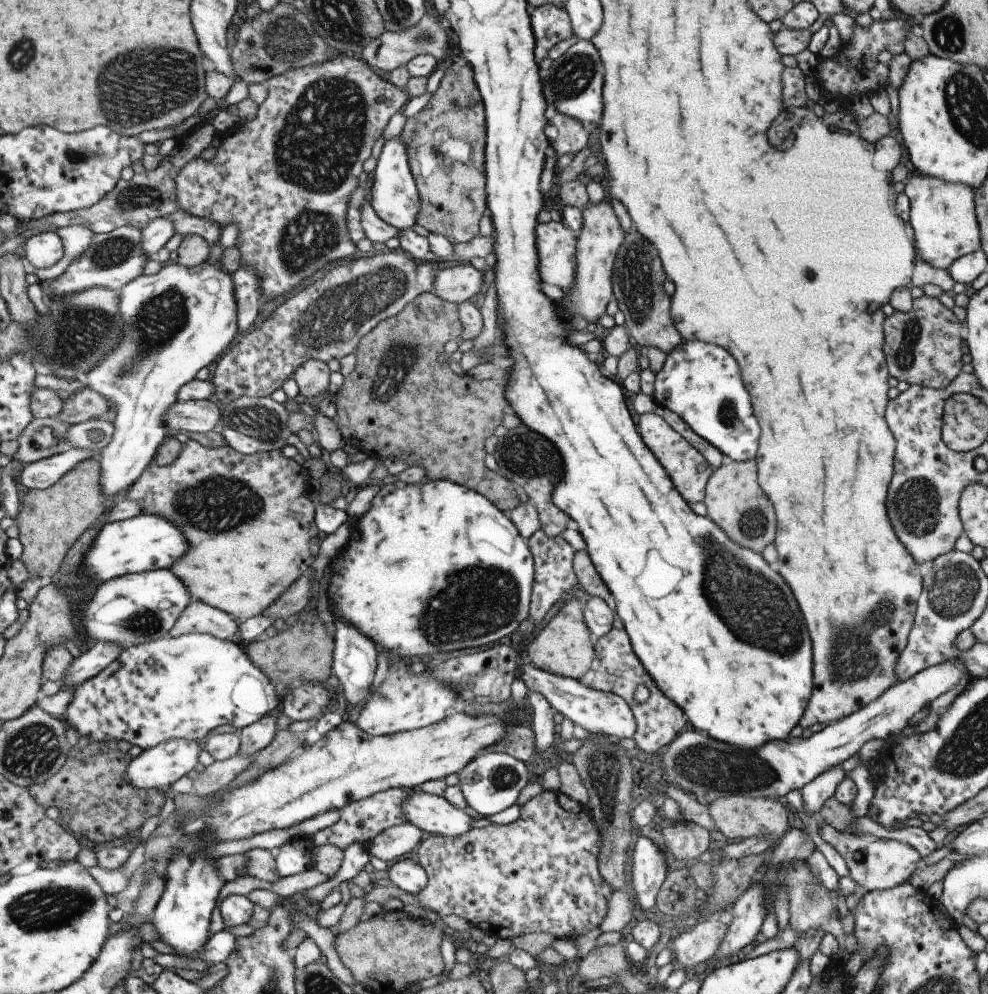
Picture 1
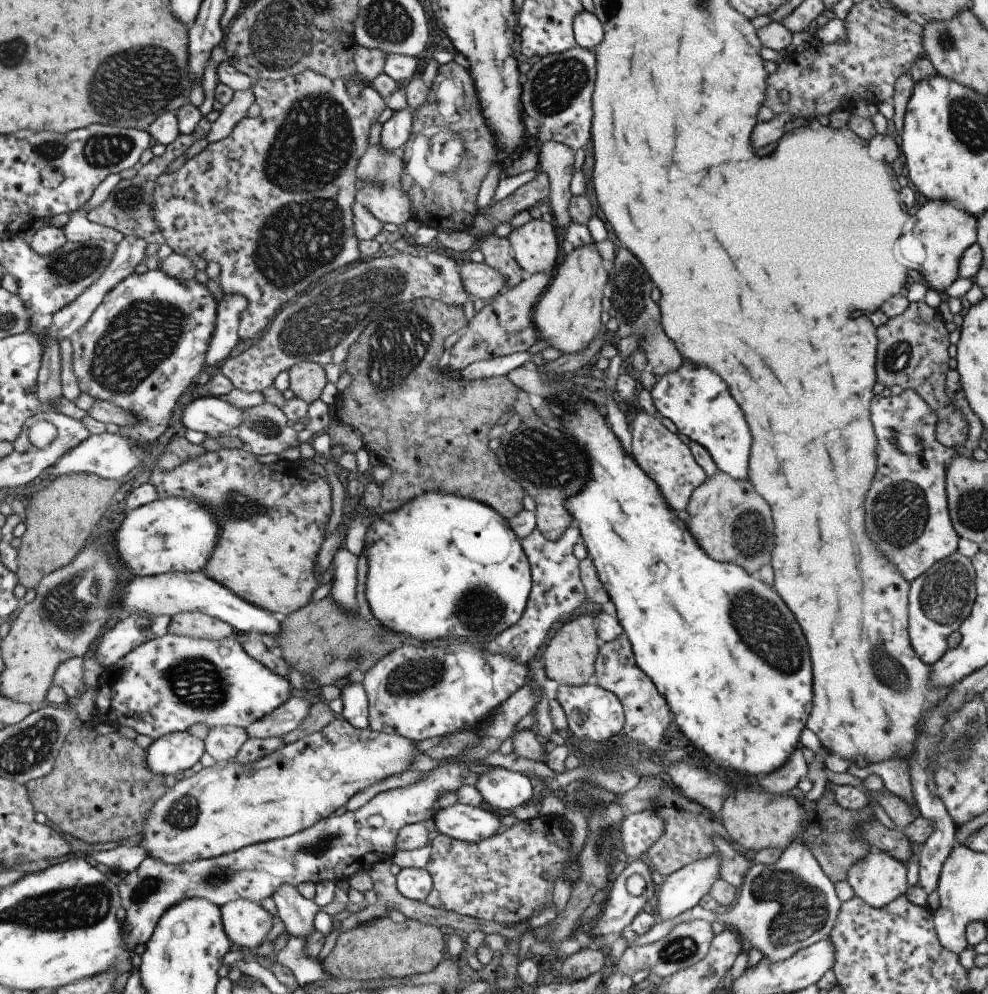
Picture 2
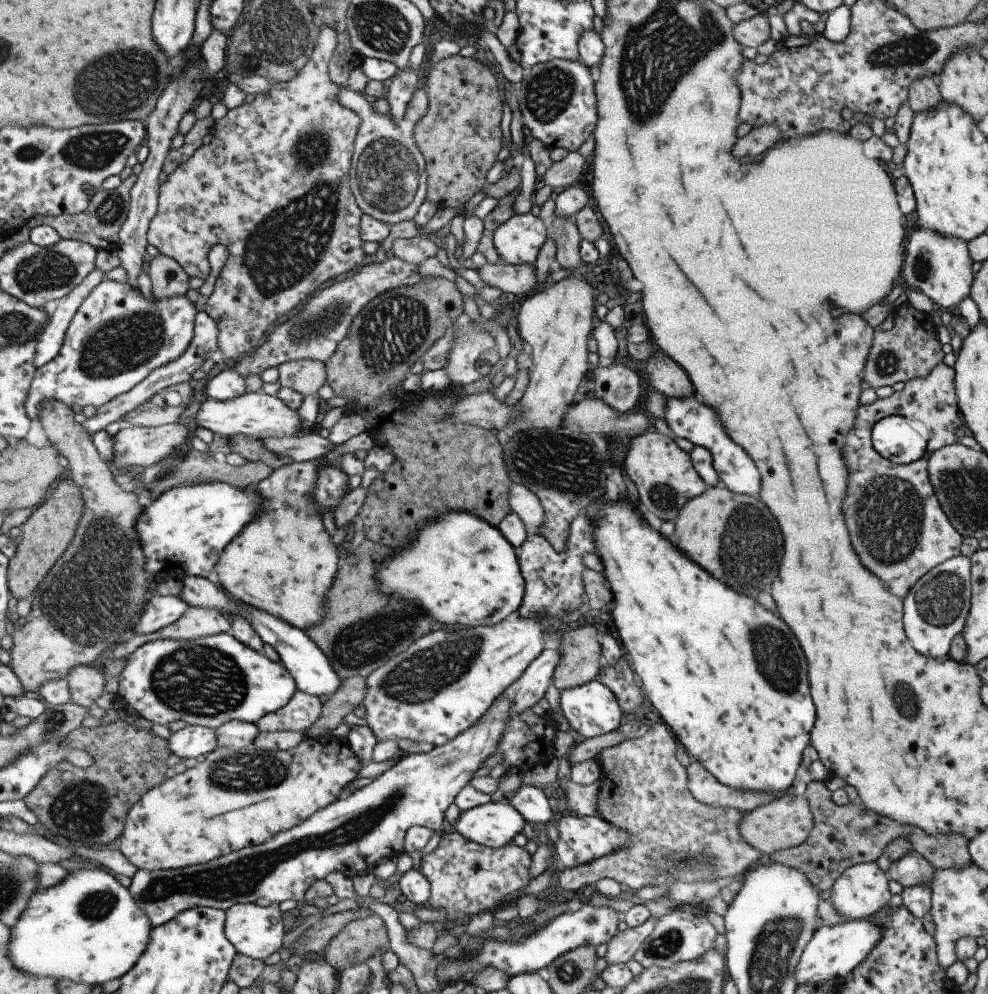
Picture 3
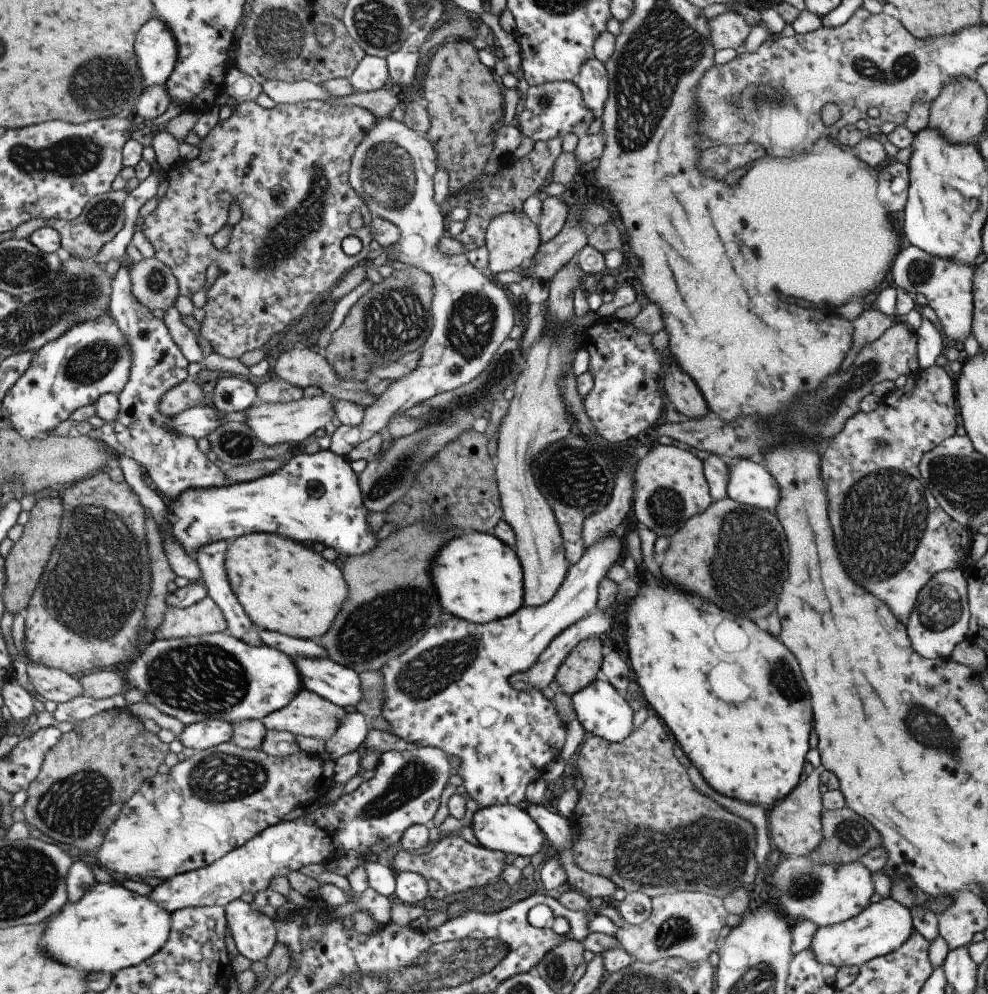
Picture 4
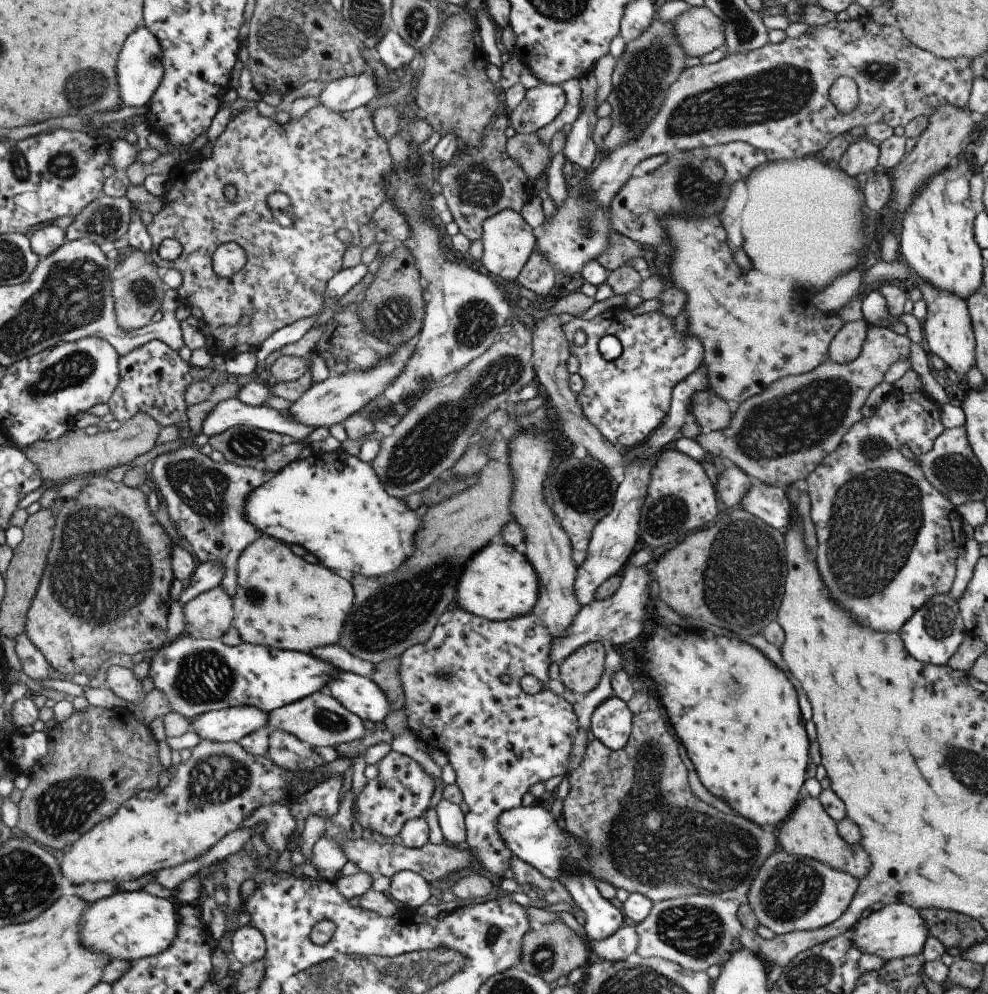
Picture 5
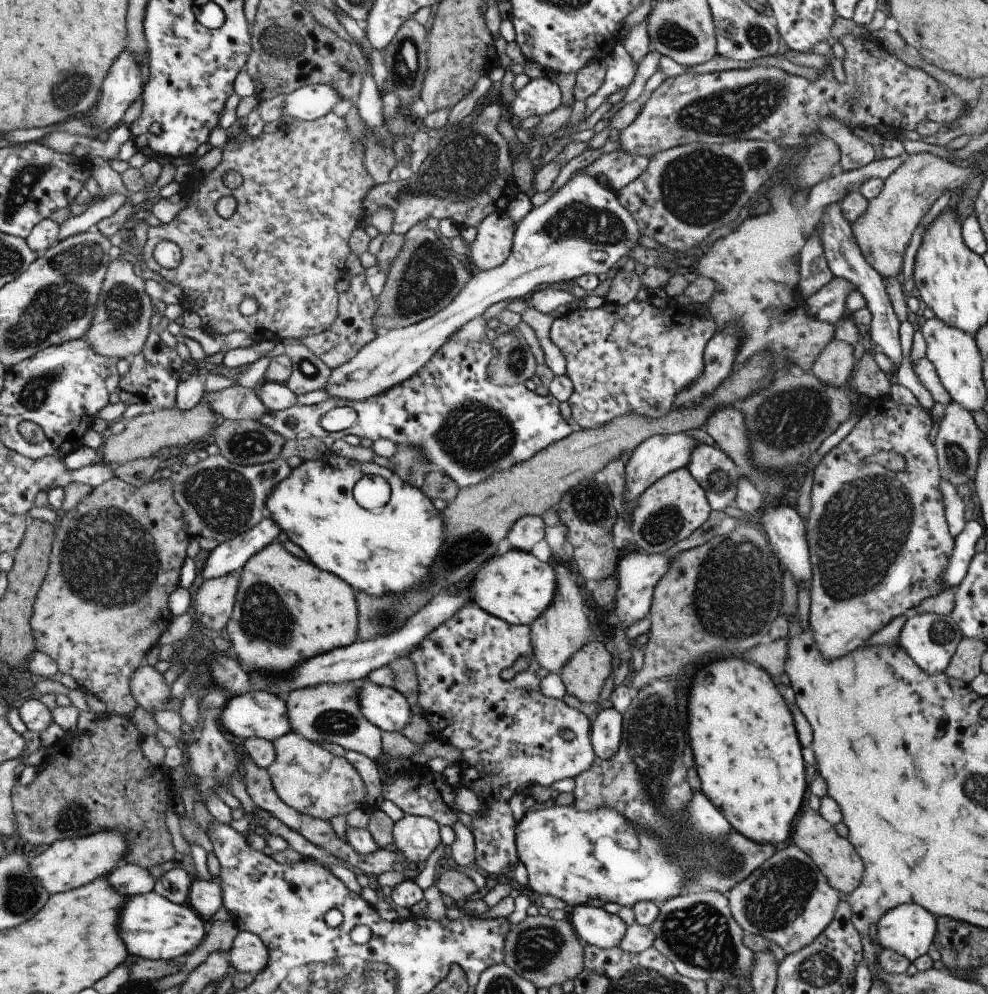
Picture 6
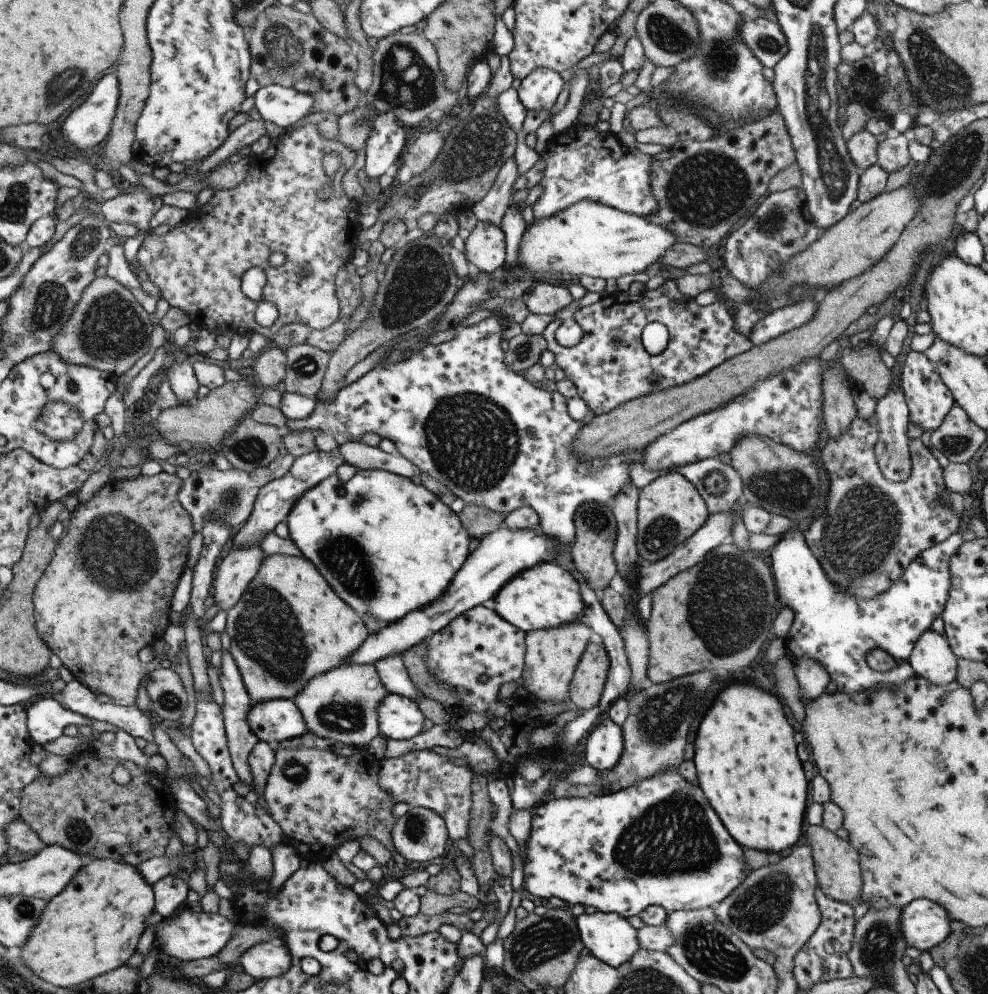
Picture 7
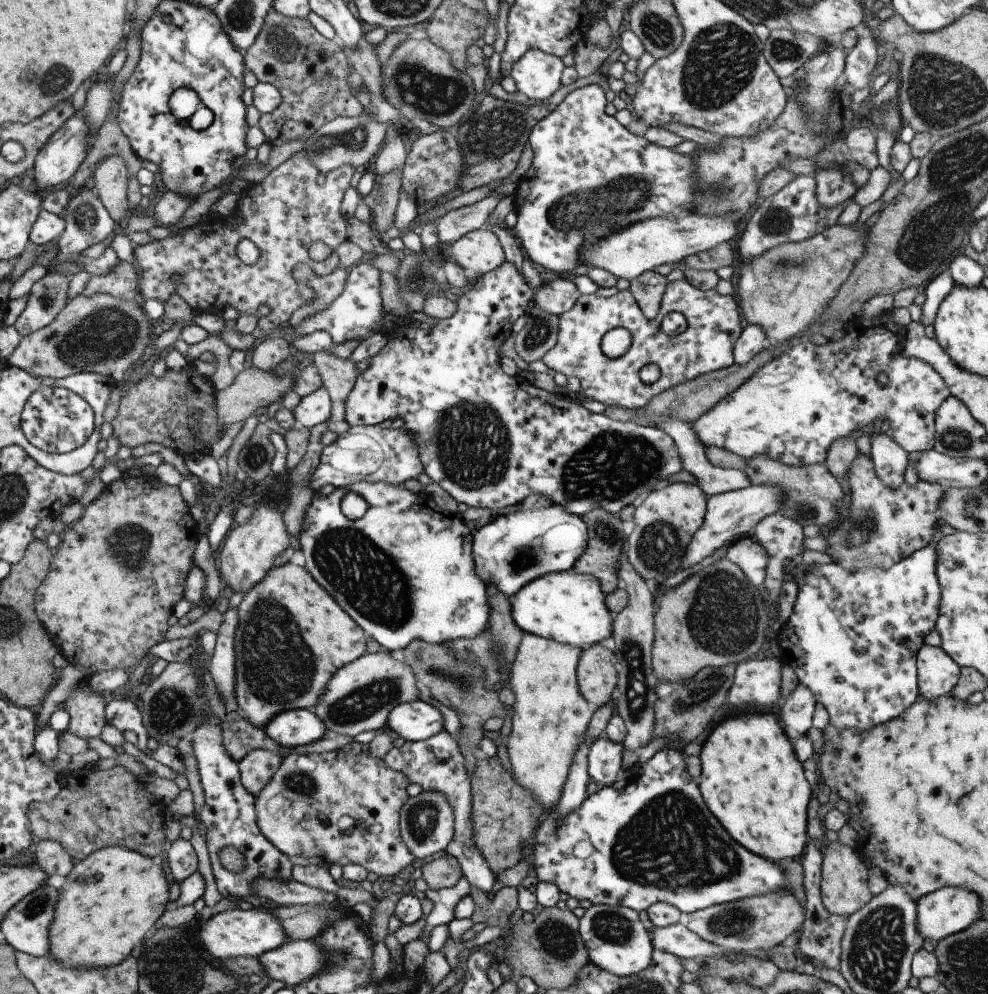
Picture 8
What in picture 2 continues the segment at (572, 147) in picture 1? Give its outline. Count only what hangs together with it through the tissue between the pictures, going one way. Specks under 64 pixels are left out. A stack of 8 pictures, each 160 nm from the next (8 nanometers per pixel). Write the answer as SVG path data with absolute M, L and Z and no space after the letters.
M546 141L538 150L538 167L548 179L551 202L551 214L560 229L571 222L567 208L572 196L570 193L570 179L573 174L574 151L565 144L555 141Z

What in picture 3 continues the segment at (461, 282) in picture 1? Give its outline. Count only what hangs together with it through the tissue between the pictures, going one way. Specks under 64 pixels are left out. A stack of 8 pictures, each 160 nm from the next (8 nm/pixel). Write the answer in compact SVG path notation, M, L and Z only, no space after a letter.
M484 263L474 269L485 286L501 290L503 297L525 295L536 285L532 264Z

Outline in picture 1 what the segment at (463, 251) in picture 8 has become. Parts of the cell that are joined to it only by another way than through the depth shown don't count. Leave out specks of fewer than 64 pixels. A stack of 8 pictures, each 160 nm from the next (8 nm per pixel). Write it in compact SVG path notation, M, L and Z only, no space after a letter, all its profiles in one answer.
M563 222L536 224L535 244L541 282L569 291L575 282L577 237Z

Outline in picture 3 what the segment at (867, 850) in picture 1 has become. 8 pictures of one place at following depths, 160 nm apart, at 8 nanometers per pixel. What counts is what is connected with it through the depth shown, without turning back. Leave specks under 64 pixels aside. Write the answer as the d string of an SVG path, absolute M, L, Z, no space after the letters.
M873 862L859 863L846 868L835 880L831 890L831 898L834 909L851 919L863 919L883 909L891 898L887 889L889 878L886 873L879 869L879 866Z

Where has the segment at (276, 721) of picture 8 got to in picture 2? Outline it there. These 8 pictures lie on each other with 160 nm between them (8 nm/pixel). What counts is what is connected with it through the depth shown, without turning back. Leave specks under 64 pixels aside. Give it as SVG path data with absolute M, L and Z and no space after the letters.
M186 731L173 732L157 738L146 752L145 766L149 772L174 777L199 761L204 743Z

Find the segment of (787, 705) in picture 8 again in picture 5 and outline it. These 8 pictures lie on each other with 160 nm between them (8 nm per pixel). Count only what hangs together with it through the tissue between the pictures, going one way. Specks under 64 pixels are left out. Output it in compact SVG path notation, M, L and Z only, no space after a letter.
M921 388L909 394L902 393L899 389L887 393L881 404L873 407L871 416L863 417L849 427L849 430L841 437L837 448L832 450L825 458L822 458L822 461L806 476L807 480L805 480L805 486L803 486L805 492L809 494L811 522L813 522L815 538L817 538L815 556L817 556L817 568L819 568L819 574L823 578L823 584L827 586L827 590L835 598L835 602L839 602L845 610L855 614L857 622L863 622L863 626L869 626L869 628L879 630L879 632L897 633L903 624L907 622L907 619L920 606L923 606L928 598L931 598L931 595L950 590L954 581L955 561L959 547L963 542L961 530L963 525L960 524L961 520L957 515L957 511L955 511L955 507L925 480L924 472L921 472L919 466L914 464L914 461L905 458L899 451L899 446L907 446L911 454L915 456L923 454L932 447L933 441L939 436L939 433L945 430L941 425L941 421L939 421L940 406L924 394Z

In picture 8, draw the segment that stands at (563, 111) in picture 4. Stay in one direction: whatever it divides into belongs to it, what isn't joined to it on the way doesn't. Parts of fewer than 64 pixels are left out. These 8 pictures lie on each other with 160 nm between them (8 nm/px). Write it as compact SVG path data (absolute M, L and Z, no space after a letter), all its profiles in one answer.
M530 48L515 61L508 75L519 94L533 100L545 100L561 85L563 69L560 58L545 54L538 48Z

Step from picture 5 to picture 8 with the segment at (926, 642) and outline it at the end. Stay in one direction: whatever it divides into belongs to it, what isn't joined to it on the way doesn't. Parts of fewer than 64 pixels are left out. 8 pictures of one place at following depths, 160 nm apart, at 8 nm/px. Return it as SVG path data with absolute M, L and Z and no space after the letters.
M923 643L916 652L916 681L919 695L926 699L934 699L939 695L951 696L953 685L957 682L960 666L943 652L941 647L934 647Z

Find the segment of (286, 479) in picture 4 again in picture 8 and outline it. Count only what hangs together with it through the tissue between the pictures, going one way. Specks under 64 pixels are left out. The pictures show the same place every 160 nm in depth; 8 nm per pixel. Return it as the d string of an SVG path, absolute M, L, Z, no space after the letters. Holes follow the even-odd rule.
M361 481L350 484L344 489L334 488L327 496L316 493L309 501L302 518L302 527L298 534L299 549L303 554L305 563L303 567L311 575L311 578L327 591L327 594L334 598L337 606L355 622L367 637L371 636L377 644L385 648L385 652L389 654L398 654L412 640L424 640L429 644L442 644L447 639L456 638L471 638L481 631L487 629L488 626L488 606L486 603L486 590L483 586L483 581L479 580L473 574L472 558L470 557L470 548L472 545L473 531L463 523L459 514L449 513L446 510L440 509L426 494L413 493L403 487L403 485L392 485L391 483L375 481L368 483ZM353 491L359 494L366 502L366 511L361 518L357 520L349 520L341 514L340 500L344 492Z

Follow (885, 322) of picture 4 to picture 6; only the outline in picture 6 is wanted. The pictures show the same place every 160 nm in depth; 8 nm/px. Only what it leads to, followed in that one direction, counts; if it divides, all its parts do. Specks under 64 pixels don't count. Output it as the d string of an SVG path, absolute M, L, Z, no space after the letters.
M833 338L816 356L809 372L826 385L842 387L846 383L853 365L852 346Z

